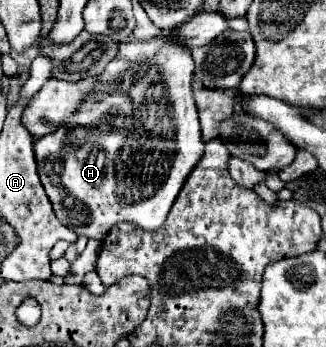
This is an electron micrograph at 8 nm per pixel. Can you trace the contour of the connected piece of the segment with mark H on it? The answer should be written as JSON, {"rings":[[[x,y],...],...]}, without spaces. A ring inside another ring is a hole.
{"rings":[[[161,38],[155,40],[131,40],[131,42],[123,42],[119,44],[119,54],[109,62],[109,66],[105,68],[105,72],[99,78],[99,84],[95,88],[95,92],[91,96],[87,96],[85,104],[79,108],[77,116],[73,116],[65,126],[59,126],[53,134],[47,134],[43,138],[37,138],[33,142],[33,150],[35,150],[35,158],[37,158],[37,170],[39,170],[39,178],[41,184],[53,204],[53,210],[57,212],[57,218],[71,228],[77,236],[87,236],[87,238],[97,238],[103,240],[105,234],[109,234],[109,230],[117,224],[117,222],[133,222],[143,230],[159,230],[187,178],[187,174],[193,170],[193,166],[199,162],[201,154],[203,154],[203,138],[201,138],[201,128],[199,128],[199,118],[197,118],[197,108],[195,108],[195,100],[193,100],[193,90],[191,90],[191,80],[193,80],[193,58],[191,52],[181,48],[181,46],[173,46],[163,42]],[[133,88],[143,88],[143,100],[135,98]]]}

